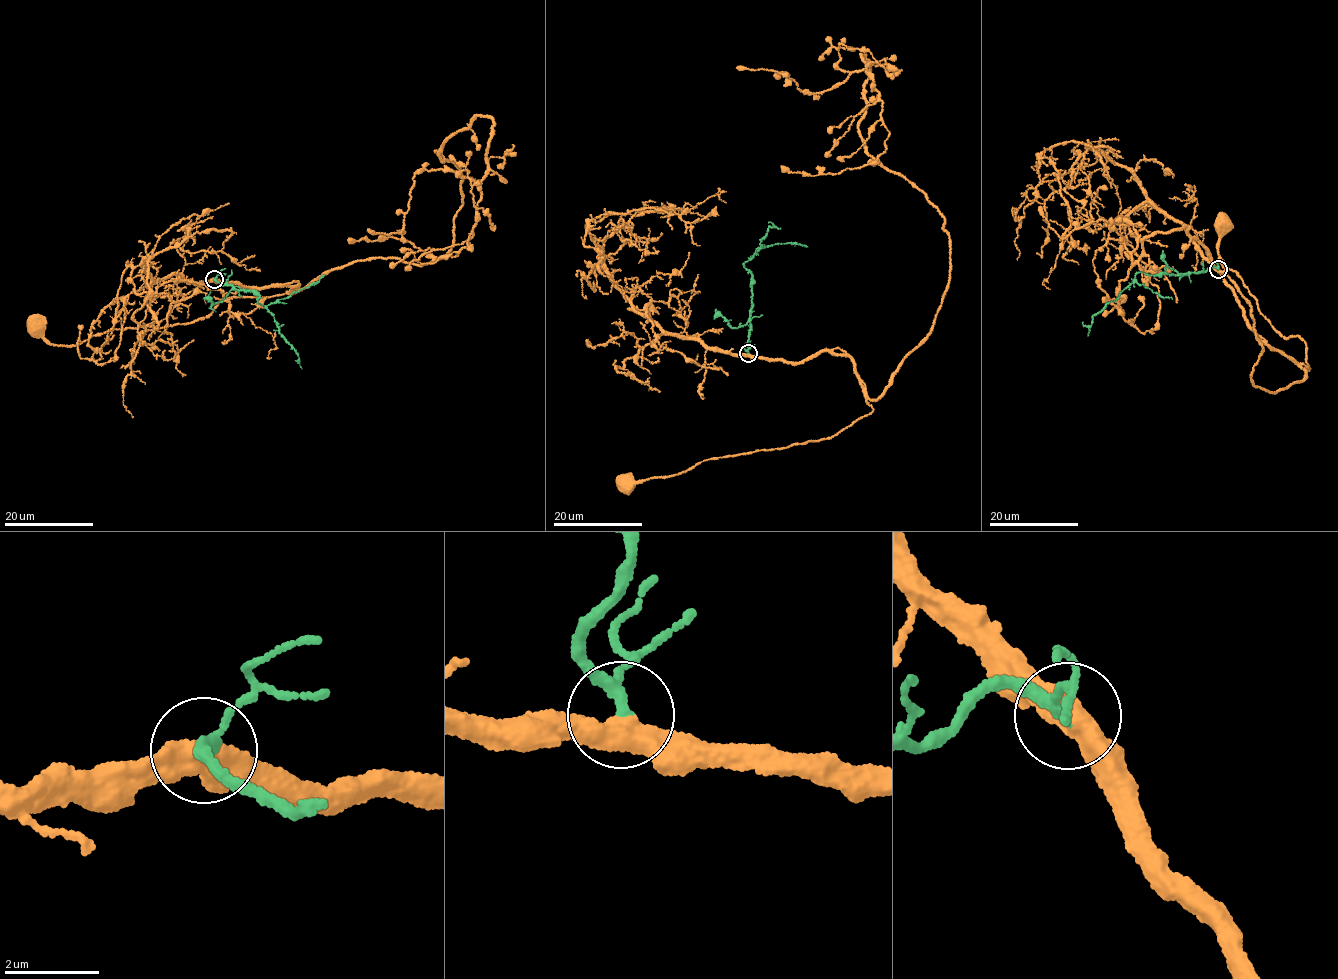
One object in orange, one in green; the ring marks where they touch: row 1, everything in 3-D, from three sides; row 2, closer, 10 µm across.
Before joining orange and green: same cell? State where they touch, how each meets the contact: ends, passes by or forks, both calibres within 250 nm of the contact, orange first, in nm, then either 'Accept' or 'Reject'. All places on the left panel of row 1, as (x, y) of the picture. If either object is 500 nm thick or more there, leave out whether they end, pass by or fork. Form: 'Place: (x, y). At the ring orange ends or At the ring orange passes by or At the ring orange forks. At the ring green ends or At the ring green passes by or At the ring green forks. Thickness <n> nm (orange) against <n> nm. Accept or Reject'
Place: (214, 279). At the ring orange passes by. At the ring green passes by. Thickness 480 nm (orange) against 190 nm. Accept

